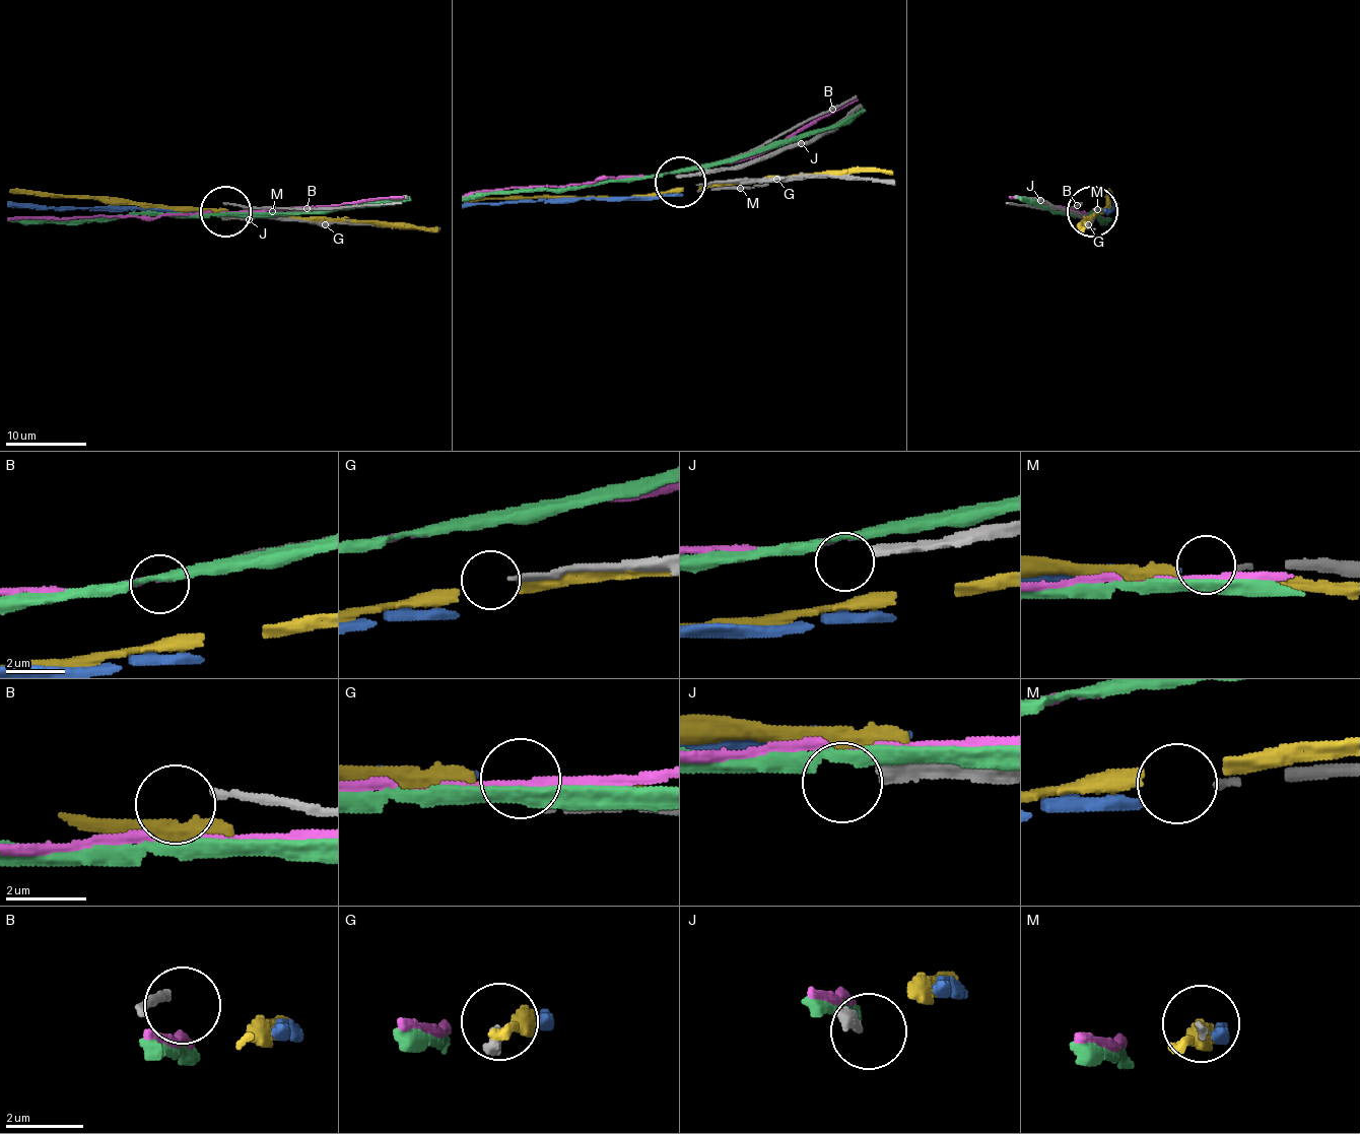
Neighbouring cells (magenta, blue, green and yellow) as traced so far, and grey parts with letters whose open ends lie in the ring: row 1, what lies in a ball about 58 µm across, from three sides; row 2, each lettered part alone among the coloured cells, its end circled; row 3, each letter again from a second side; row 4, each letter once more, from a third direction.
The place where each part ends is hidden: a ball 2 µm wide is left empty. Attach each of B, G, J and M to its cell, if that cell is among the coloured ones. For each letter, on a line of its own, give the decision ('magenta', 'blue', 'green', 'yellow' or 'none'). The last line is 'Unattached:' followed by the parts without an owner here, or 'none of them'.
B: none
G: none
J: none
M: blue
Unattached: B, G, J

